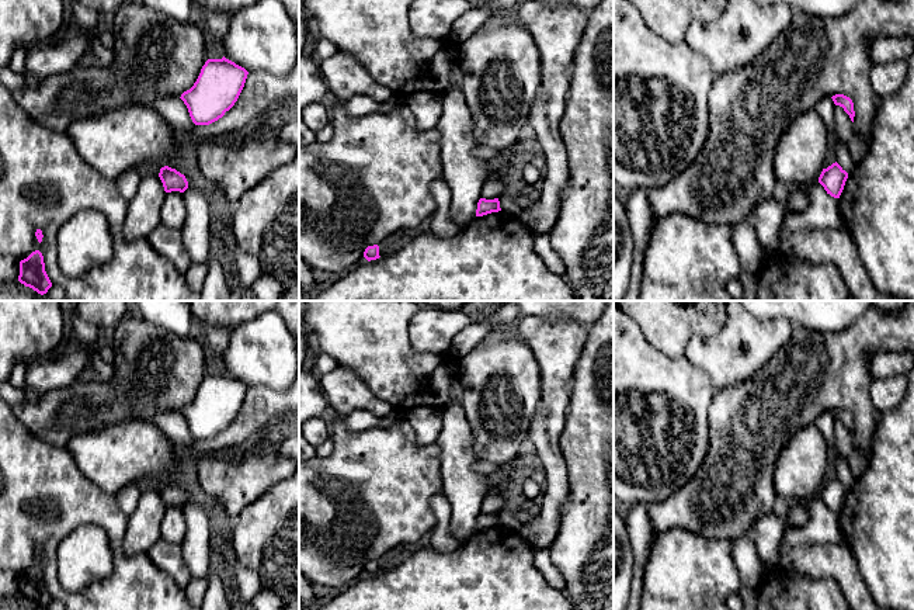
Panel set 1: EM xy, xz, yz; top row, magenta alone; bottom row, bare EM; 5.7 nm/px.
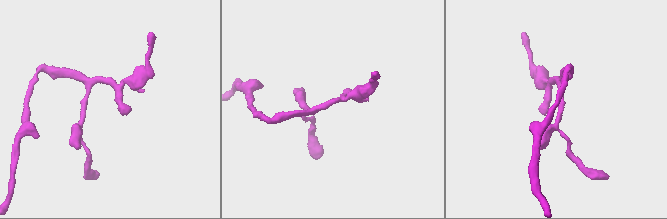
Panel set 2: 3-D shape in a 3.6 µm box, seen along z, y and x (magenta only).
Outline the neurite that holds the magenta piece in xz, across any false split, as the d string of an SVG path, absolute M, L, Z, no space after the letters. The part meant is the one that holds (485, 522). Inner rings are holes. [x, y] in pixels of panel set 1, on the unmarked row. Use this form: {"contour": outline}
{"contour": "M480 513L477 517L476 531L483 531L498 526L501 526L498 513L494 514Z"}

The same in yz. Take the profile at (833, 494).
{"contour": "M835 476L827 484L823 484L819 498L824 502L827 509L834 513L840 513L847 493L848 488Z"}

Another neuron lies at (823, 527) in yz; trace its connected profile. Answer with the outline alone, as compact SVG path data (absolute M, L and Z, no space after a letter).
M816 496L809 500L809 520L799 528L789 528L781 544L782 552L804 544L831 544L842 540L842 531L838 523L838 513L831 512L824 502Z

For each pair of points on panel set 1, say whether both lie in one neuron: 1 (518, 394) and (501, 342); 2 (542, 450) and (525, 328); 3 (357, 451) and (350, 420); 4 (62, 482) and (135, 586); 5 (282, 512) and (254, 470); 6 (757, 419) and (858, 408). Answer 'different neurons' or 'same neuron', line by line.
1: same neuron
2: same neuron
3: different neurons
4: same neuron
5: different neurons
6: same neuron

